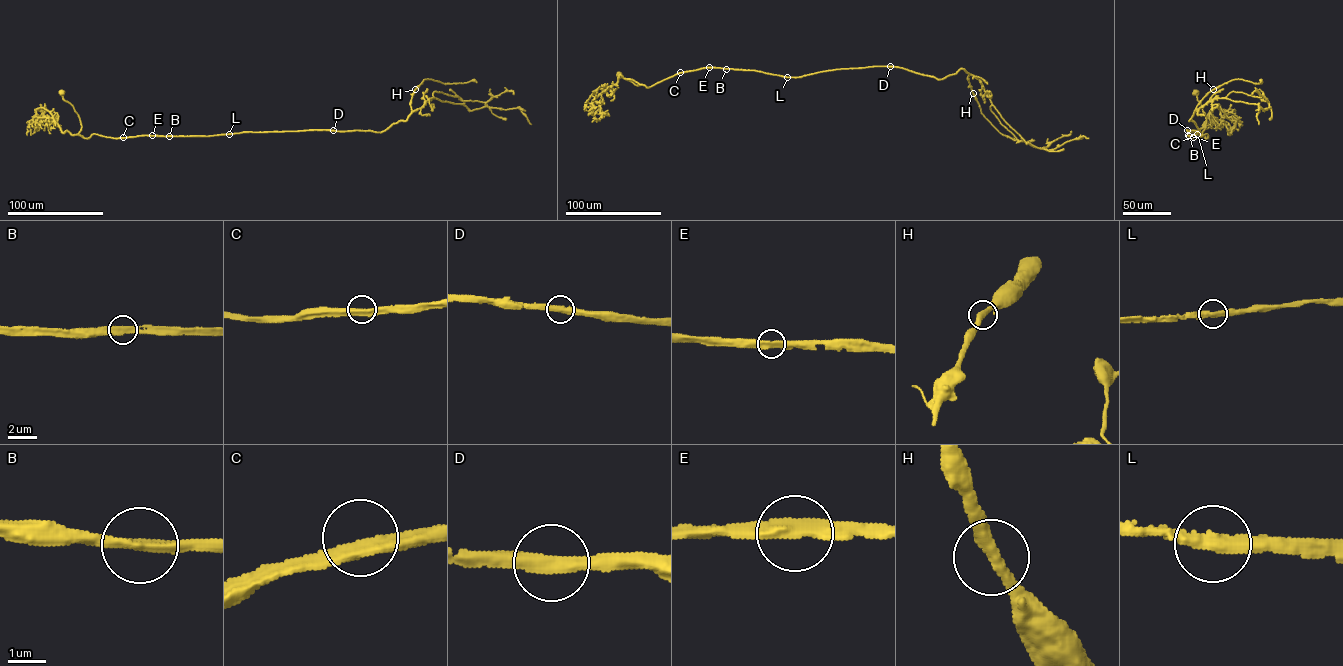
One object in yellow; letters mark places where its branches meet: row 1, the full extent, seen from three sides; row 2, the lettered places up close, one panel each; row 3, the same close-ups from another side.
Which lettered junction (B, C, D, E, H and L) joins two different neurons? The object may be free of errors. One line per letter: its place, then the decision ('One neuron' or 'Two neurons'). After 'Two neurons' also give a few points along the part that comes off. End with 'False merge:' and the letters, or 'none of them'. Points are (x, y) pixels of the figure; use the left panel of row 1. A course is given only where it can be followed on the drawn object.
B: Place: (169, 136). One neuron
C: Place: (123, 137). One neuron
D: Place: (333, 130). One neuron
E: Place: (152, 135). One neuron
H: Place: (415, 89). One neuron
L: Place: (229, 134). One neuron
False merge: none of them

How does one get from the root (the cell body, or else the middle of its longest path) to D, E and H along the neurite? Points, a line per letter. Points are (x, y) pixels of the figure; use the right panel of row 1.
D: (1195, 92), (1206, 119), (1202, 134), (1208, 137), (1206, 134), (1193, 138), (1188, 135), (1198, 133), (1187, 130)
E: (1195, 92), (1206, 119), (1202, 134), (1208, 137), (1206, 134), (1197, 138), (1188, 135)
H: (1195, 92), (1206, 138), (1186, 130), (1200, 132), (1189, 121), (1213, 89)

